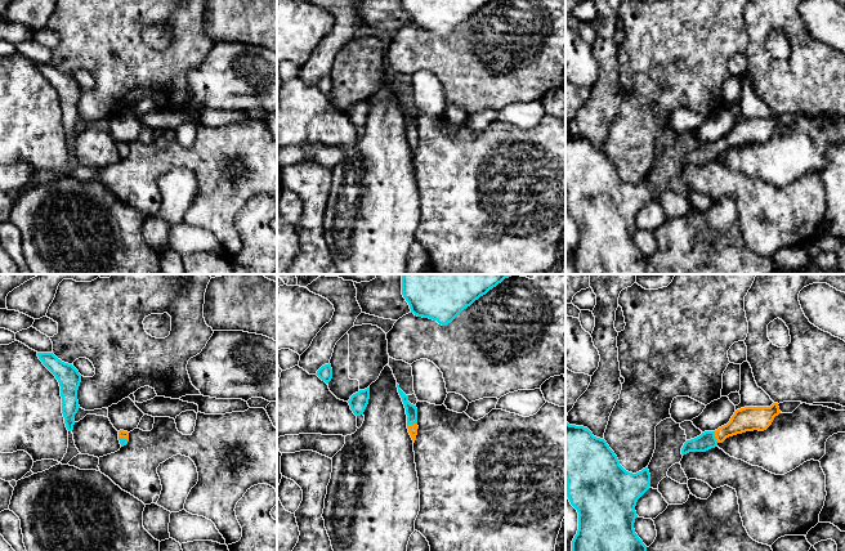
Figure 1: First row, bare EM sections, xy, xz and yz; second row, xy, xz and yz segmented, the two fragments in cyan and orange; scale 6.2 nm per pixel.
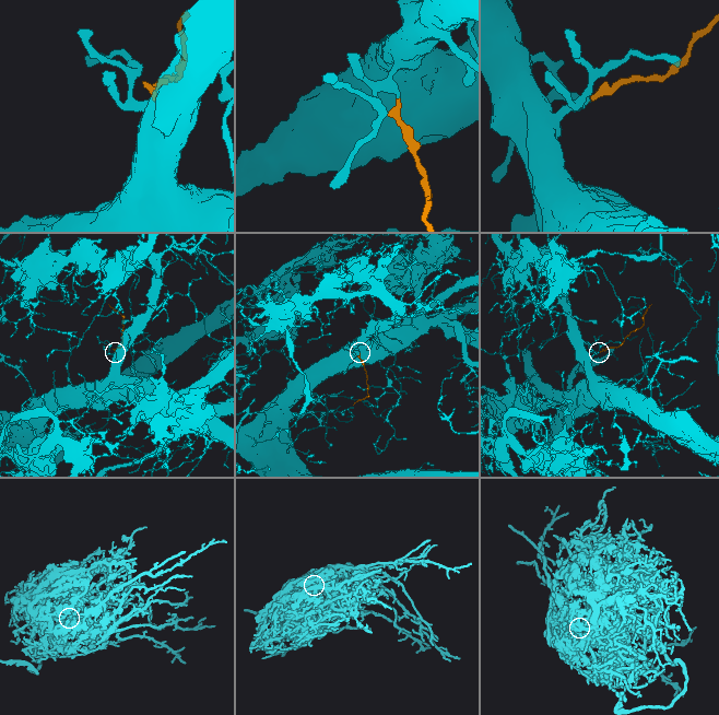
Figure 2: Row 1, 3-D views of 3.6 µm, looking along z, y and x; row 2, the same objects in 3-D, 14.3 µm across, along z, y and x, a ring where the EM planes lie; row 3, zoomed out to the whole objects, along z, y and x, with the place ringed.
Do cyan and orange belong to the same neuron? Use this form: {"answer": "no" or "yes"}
{"answer": "yes"}

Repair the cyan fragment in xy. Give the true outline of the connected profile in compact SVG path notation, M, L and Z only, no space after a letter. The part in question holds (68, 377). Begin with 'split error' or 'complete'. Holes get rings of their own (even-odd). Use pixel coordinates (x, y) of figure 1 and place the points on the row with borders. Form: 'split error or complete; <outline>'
complete; M37 353L37 357L59 382L64 424L67 430L72 431L75 425L73 418L80 408L77 390L81 375L72 364L62 362L53 353Z

